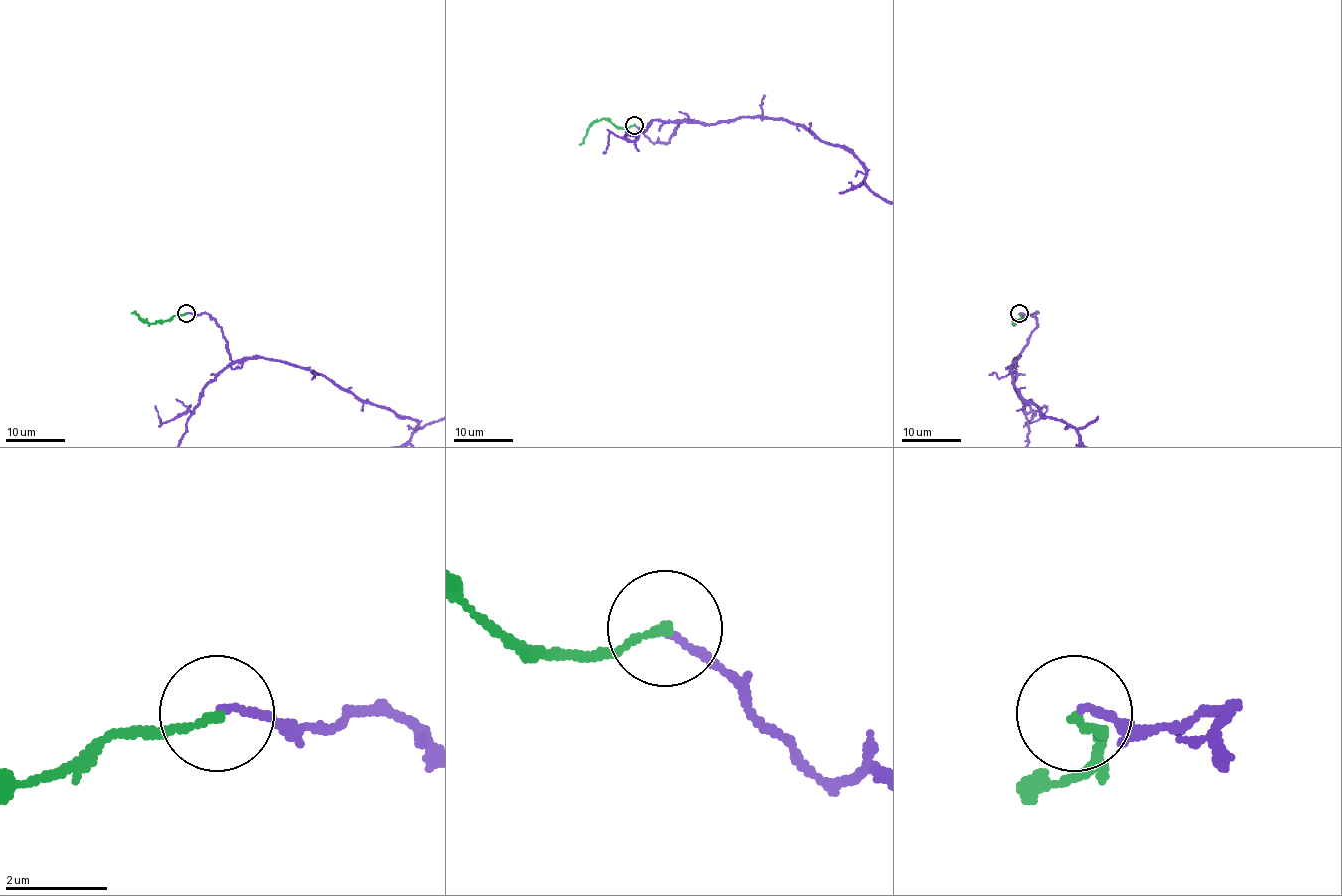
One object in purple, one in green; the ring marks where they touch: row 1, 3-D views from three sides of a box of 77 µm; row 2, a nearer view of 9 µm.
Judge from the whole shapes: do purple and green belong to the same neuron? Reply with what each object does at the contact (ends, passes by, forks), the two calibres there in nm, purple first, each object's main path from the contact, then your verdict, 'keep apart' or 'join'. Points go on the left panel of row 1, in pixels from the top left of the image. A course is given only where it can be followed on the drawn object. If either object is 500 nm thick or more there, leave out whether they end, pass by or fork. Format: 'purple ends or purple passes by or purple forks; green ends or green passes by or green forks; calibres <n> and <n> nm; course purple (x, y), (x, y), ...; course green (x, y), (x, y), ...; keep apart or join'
purple ends; green ends; calibres 130 and 150 nm; course purple (186, 313), (215, 321), (233, 361), (307, 367), (417, 428); course green (186, 313), (173, 315), (158, 322), (148, 322), (134, 312), (131, 313); join

